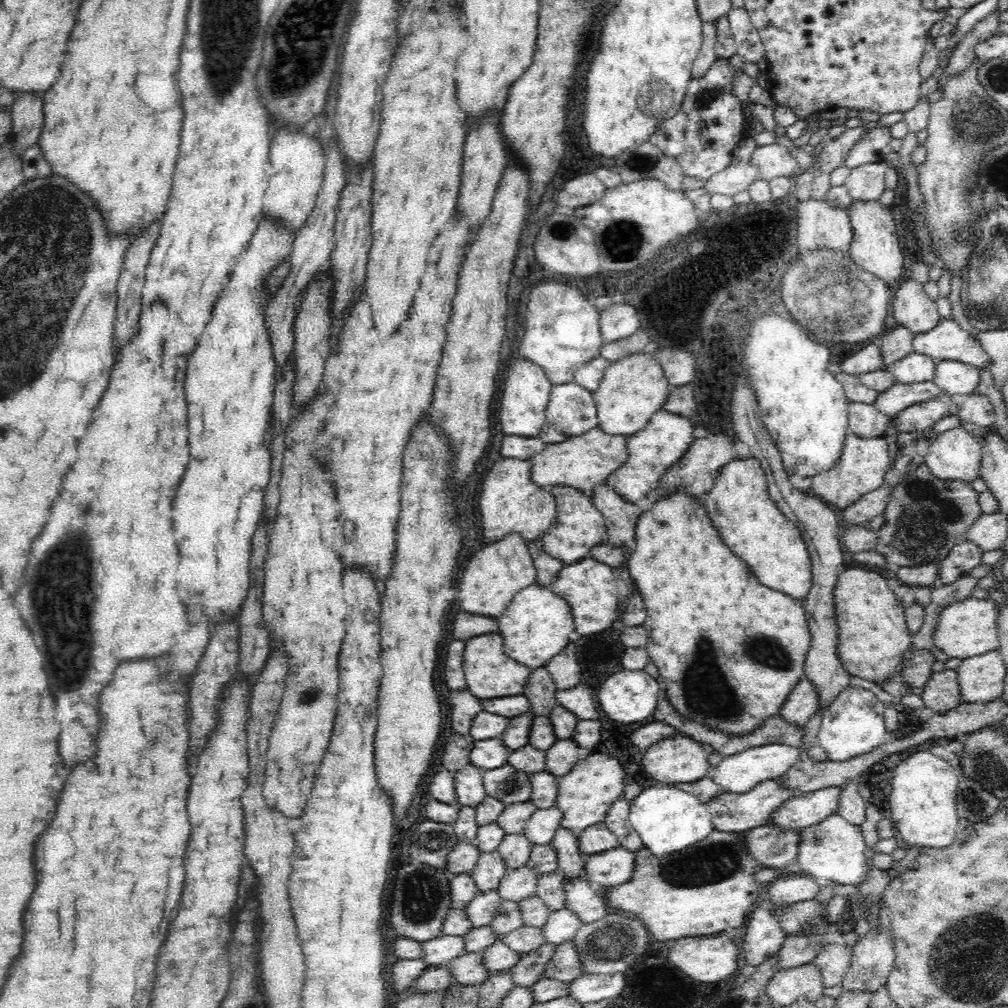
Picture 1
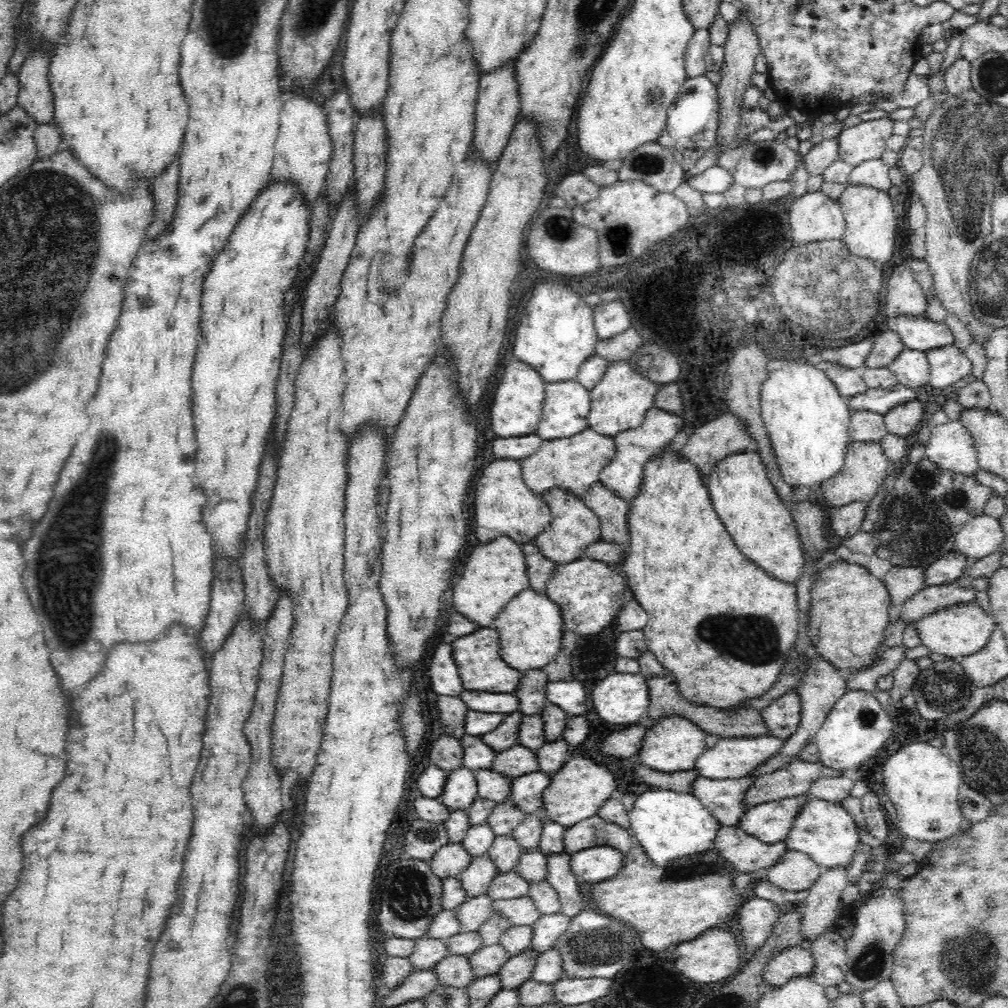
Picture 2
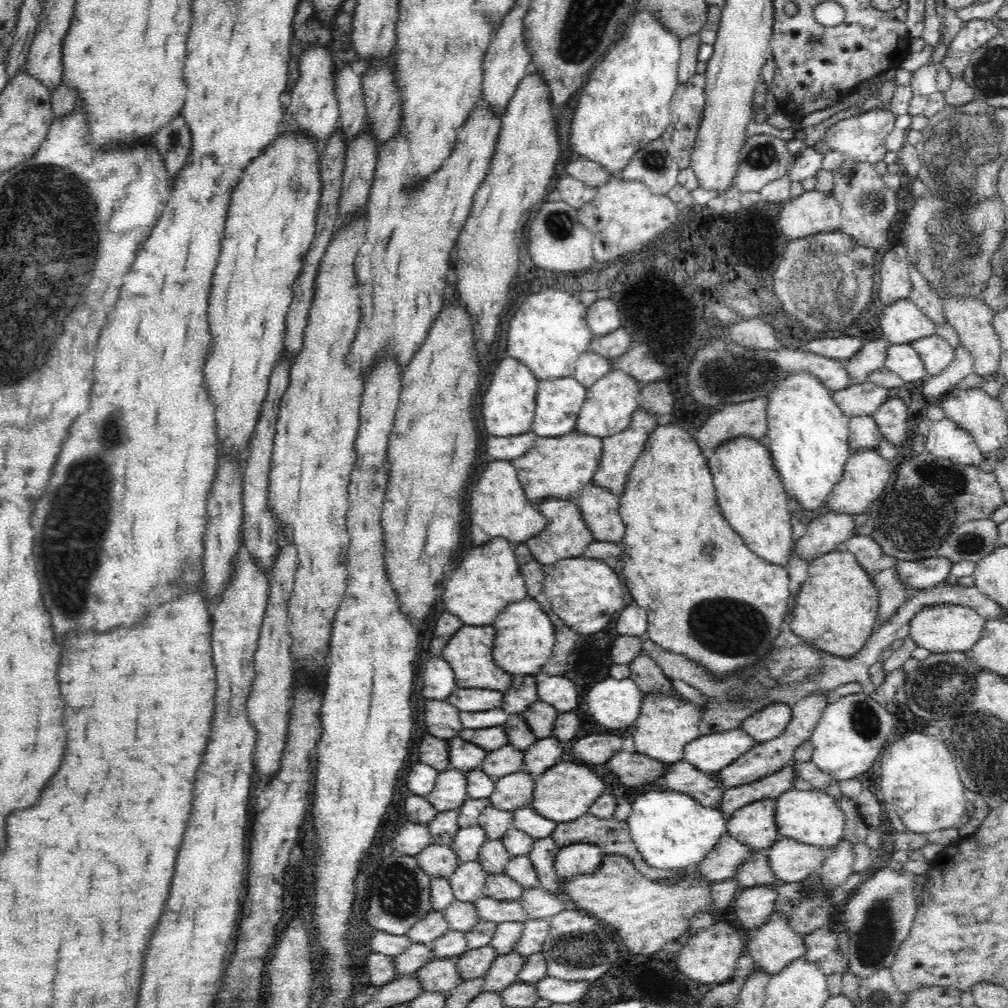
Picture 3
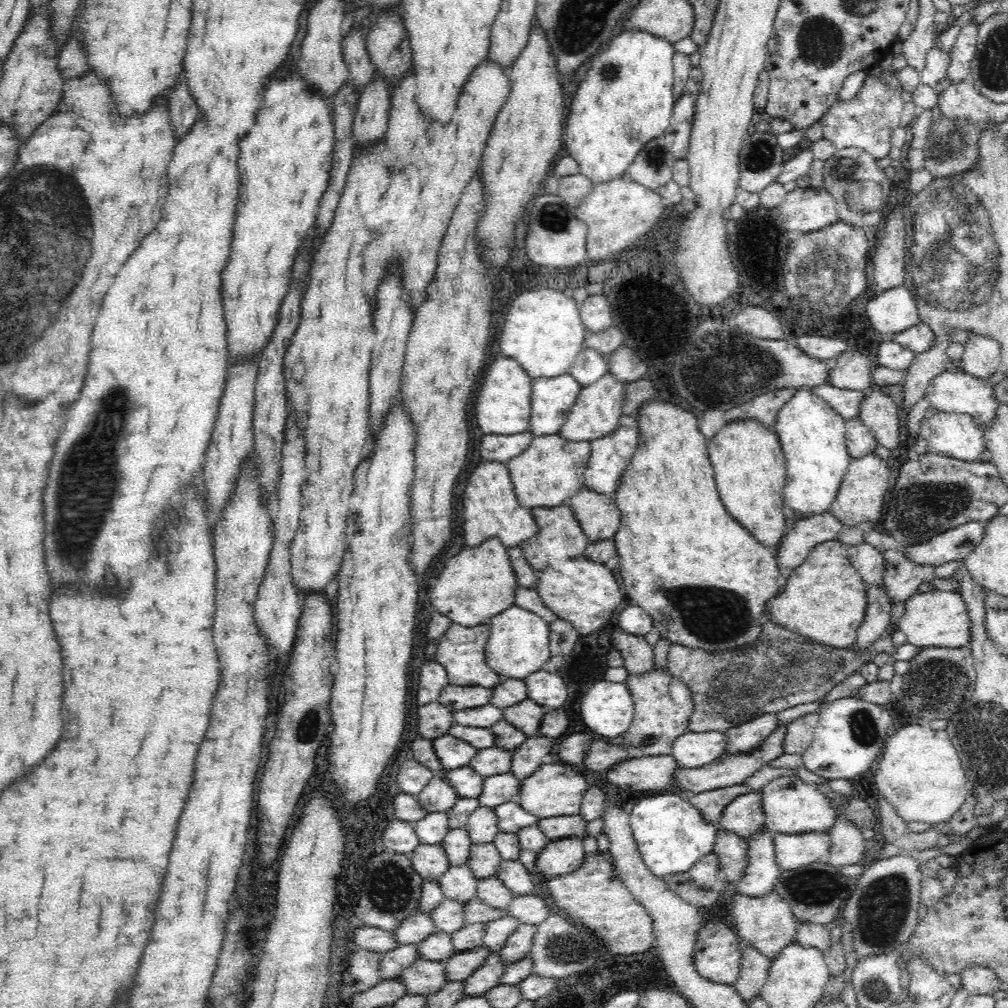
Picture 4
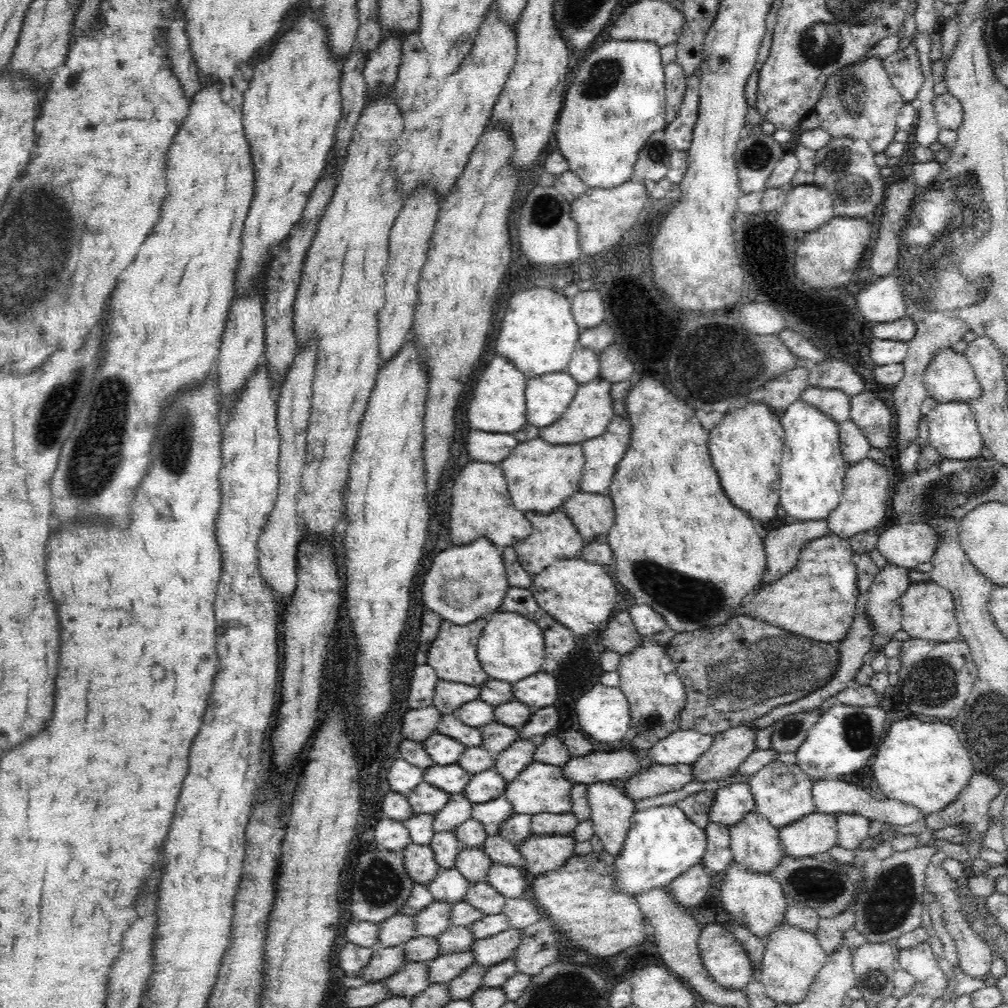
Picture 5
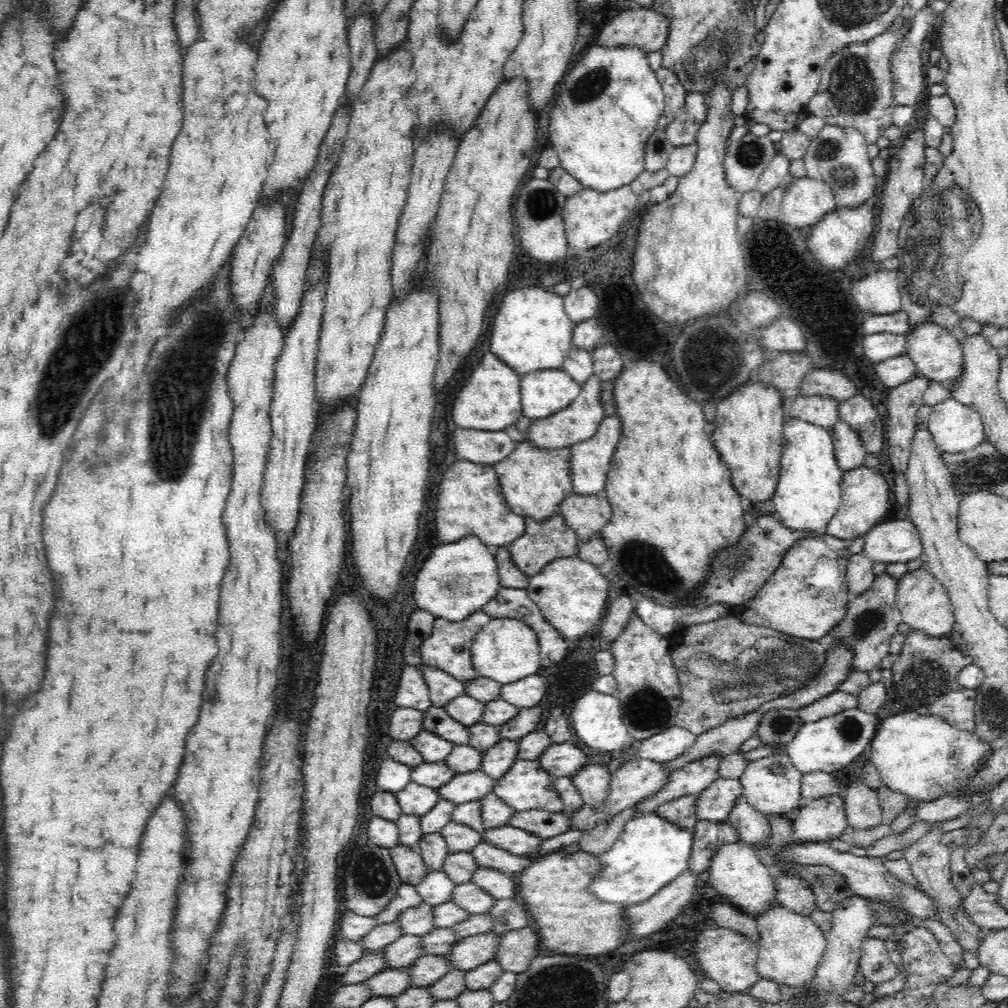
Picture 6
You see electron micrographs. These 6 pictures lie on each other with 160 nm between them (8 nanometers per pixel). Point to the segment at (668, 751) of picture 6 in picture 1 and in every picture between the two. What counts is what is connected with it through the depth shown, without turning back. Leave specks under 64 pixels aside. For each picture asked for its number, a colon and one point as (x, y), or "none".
1: (738, 773)
2: (734, 757)
3: (709, 753)
4: (693, 749)
5: (681, 746)

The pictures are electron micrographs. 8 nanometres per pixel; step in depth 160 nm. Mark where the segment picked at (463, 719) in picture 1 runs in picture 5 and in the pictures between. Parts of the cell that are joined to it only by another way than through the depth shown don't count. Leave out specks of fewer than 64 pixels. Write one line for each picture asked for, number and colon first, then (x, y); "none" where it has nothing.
2: (451, 710)
3: (442, 719)
4: (434, 720)
5: (417, 724)

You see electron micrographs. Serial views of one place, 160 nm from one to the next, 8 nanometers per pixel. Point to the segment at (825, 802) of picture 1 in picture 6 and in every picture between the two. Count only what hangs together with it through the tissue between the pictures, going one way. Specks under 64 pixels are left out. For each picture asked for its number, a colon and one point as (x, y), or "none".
2: (770, 822)
3: (754, 825)
4: (744, 817)
5: (732, 802)
6: (714, 803)

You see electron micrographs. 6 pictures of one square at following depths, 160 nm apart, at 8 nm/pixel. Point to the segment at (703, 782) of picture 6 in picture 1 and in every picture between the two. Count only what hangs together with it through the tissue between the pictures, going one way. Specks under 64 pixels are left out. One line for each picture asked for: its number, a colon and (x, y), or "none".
1: (802, 704)
2: (782, 716)
3: (766, 724)
4: (748, 735)
5: (729, 748)

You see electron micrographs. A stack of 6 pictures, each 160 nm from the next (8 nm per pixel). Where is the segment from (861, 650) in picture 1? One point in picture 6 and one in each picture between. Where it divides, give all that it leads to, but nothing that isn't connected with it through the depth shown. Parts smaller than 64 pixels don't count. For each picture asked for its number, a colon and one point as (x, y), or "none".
2: (849, 608)
3: (835, 610)
4: (825, 599)
5: (817, 599)
6: (808, 595)

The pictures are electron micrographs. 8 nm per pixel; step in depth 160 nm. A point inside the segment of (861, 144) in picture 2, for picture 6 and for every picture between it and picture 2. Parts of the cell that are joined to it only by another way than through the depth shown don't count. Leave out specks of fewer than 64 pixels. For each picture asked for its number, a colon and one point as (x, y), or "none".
3: (861, 138)
4: (867, 121)
5: (860, 103)
6: (856, 90)

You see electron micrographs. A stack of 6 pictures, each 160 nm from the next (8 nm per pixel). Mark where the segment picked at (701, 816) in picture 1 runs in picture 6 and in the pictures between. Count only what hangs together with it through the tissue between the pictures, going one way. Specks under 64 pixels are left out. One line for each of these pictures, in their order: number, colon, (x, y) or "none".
2: (667, 824)
3: (672, 831)
4: (671, 835)
5: (662, 843)
6: (651, 851)

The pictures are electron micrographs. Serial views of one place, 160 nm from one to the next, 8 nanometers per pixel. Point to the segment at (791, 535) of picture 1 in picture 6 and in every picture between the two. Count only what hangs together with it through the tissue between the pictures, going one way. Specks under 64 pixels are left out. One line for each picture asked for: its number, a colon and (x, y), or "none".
2: (741, 493)
3: (751, 496)
4: (750, 471)
5: (746, 447)
6: (748, 436)

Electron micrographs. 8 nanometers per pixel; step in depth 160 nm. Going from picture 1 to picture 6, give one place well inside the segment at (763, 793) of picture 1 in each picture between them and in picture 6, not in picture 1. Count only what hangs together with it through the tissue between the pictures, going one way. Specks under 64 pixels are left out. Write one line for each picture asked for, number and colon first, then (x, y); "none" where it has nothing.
2: (723, 798)
3: (683, 777)
4: (644, 773)
5: (600, 766)
6: (564, 759)

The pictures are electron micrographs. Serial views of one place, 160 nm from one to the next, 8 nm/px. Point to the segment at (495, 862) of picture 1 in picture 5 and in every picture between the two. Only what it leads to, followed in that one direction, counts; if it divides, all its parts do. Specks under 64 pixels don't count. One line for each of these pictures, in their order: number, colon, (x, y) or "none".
2: (475, 880)
3: (467, 883)
4: (458, 884)
5: (449, 886)

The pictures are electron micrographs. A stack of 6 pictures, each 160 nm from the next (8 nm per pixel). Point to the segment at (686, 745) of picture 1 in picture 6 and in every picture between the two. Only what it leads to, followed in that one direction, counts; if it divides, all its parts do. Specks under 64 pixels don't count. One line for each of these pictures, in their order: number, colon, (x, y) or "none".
2: (672, 743)
3: (667, 723)
4: (663, 704)
5: (656, 694)
6: (648, 687)

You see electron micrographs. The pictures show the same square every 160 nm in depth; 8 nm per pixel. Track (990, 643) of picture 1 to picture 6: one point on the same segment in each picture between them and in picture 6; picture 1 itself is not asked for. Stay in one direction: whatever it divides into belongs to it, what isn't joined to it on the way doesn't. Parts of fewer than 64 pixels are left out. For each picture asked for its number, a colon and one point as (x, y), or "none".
2: (959, 630)
3: (950, 627)
4: (937, 618)
5: (928, 611)
6: (922, 599)

